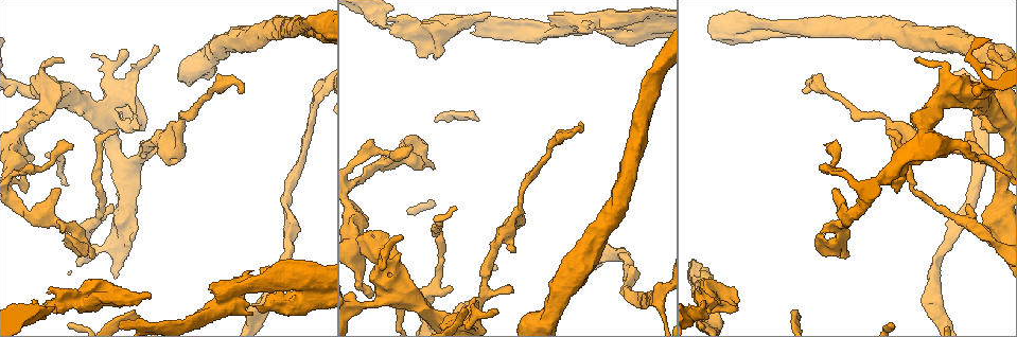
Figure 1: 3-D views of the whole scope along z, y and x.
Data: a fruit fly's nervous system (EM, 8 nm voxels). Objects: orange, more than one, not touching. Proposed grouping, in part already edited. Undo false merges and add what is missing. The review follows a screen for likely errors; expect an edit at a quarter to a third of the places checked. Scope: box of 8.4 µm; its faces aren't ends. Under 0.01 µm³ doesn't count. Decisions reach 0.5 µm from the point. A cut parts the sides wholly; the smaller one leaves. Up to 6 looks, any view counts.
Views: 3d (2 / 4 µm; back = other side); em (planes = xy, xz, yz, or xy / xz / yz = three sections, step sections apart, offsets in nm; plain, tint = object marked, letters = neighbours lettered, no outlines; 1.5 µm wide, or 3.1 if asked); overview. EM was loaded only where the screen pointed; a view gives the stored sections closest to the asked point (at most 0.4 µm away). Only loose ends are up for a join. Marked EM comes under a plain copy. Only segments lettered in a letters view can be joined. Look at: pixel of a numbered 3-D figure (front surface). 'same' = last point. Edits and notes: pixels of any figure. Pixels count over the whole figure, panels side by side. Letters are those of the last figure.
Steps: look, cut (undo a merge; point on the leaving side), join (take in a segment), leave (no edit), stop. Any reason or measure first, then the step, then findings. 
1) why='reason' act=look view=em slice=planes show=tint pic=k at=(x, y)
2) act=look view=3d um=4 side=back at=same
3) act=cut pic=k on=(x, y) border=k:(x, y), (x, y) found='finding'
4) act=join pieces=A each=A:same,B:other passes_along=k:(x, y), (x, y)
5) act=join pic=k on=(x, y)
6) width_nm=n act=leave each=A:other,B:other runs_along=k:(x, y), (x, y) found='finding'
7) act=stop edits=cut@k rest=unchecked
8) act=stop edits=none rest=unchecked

act=look view=em slice=yz step=4 show=tint pic=1 at=(973, 134)

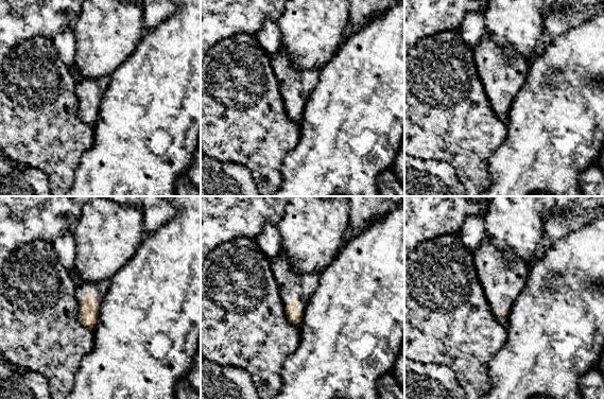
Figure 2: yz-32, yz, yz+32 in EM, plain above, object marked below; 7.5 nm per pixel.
act=look view=em slice=planes show=letters at=same

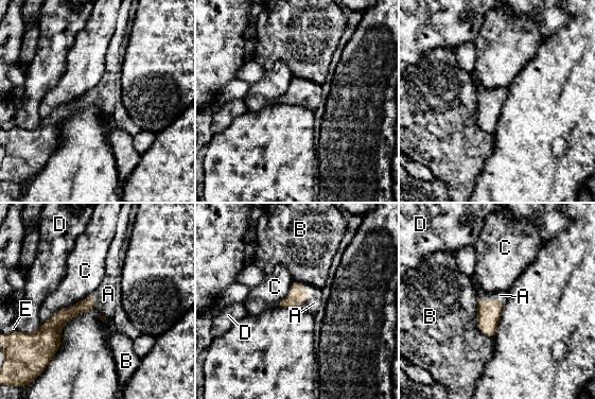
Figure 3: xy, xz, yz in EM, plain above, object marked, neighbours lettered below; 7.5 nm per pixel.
width_nm=110 act=join pieces=A each=A:same,B:other,C:other,D:other,E:other found='the cell continues'

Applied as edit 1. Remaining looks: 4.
why='see it whole again' act=look view=overview

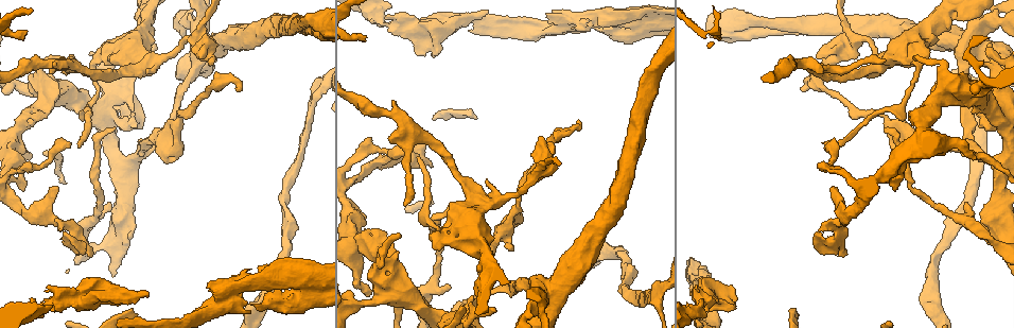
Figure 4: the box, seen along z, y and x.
act=look view=3d um=2 pic=4 at=(127, 238)

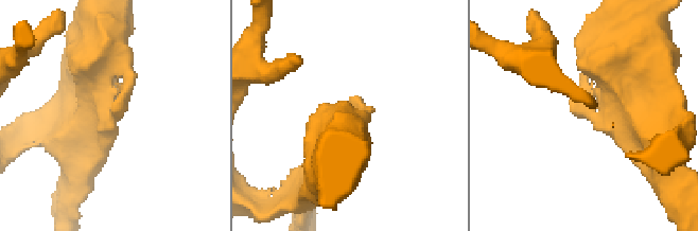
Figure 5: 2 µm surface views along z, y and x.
act=look view=em slice=planes show=letters pic=5 at=(111, 110)

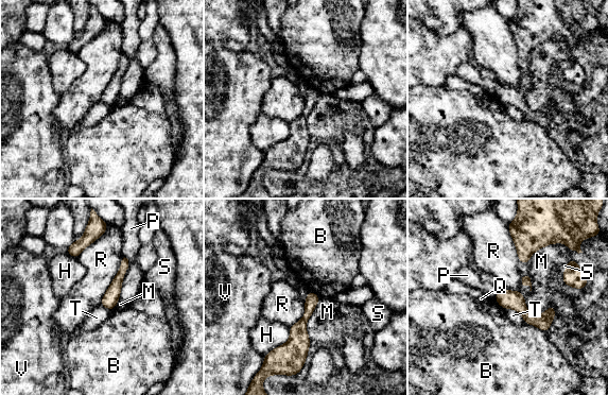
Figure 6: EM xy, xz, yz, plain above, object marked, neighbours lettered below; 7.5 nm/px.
act=leave each=B:other,H:other,M:other,P:other,Q:other,R:other,S:other,T:other,V:other border=6:(124, 257), (100, 303) found='no lettered segment goes on from it'

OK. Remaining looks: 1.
why='free end' act=look view=em slice=planes show=letters pic=4 at=(420, 159)

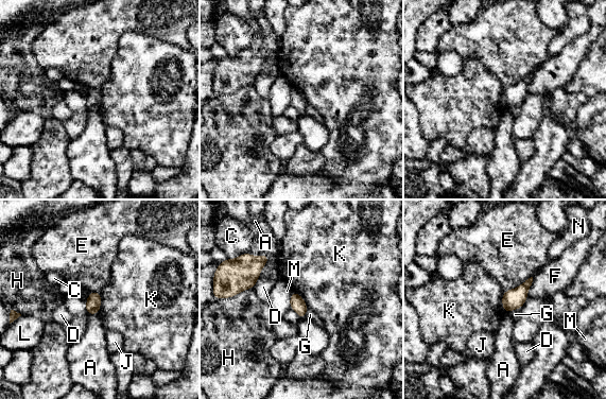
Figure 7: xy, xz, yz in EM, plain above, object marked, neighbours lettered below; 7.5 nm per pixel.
width_nm=110 act=leave each=A:other,C:other,D:other,E:other,F:other,G:other,H:other,J:other,K:other,L:other,M:other,N:other border=7:(100, 291), (100, 310), (98, 313) found='no lettered segment goes on from it'

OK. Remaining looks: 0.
act=stop edits=join@3 rest=unchecked

